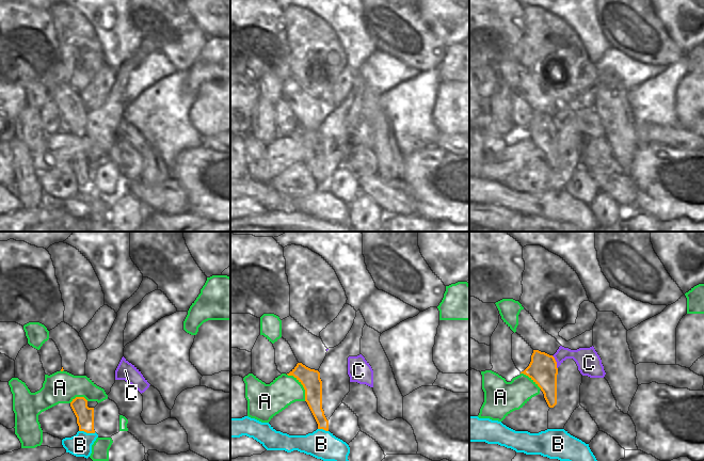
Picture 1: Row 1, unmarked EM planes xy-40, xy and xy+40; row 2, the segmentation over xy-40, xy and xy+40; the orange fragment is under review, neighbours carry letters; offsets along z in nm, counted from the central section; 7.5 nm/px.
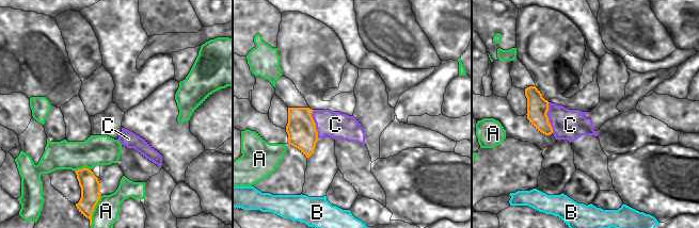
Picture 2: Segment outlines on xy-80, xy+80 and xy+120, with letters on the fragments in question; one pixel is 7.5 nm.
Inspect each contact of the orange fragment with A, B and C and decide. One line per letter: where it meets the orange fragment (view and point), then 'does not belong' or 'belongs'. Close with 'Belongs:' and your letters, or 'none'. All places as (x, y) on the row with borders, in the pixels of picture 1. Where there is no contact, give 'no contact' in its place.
A: xy (302, 384) | does not belong
B: xy-40 (88, 432) | does not belong
C: xy+40 (556, 362) | does not belong
Belongs: none

